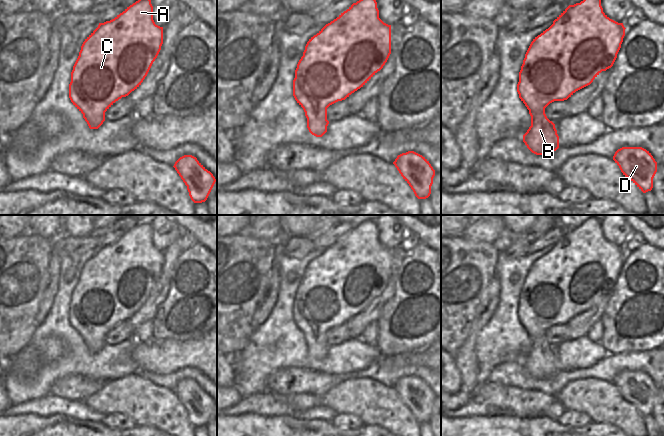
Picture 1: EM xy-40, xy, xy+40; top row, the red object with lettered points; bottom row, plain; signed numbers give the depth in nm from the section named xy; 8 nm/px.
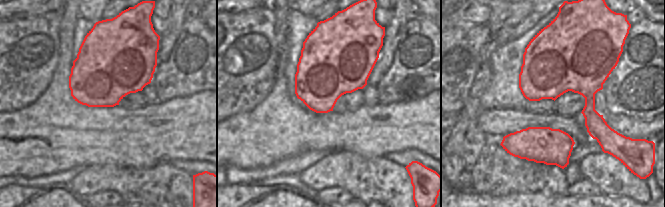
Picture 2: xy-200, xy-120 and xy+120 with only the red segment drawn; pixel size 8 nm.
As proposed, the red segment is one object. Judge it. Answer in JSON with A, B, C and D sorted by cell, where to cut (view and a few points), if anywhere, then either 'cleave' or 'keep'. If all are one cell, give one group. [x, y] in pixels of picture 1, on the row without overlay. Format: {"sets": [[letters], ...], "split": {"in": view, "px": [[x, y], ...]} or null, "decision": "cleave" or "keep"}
{"sets": [["A", "B", "C", "D"]], "split": null, "decision": "keep"}

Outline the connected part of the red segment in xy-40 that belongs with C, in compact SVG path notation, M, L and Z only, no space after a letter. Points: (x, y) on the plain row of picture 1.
M142 221L114 243L99 247L85 263L71 296L69 322L83 338L90 353L98 353L105 345L105 336L119 323L137 313L147 300L163 268L163 251L153 244L153 230L149 221Z

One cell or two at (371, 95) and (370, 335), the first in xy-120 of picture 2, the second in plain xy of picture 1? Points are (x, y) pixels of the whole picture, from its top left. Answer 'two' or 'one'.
one

